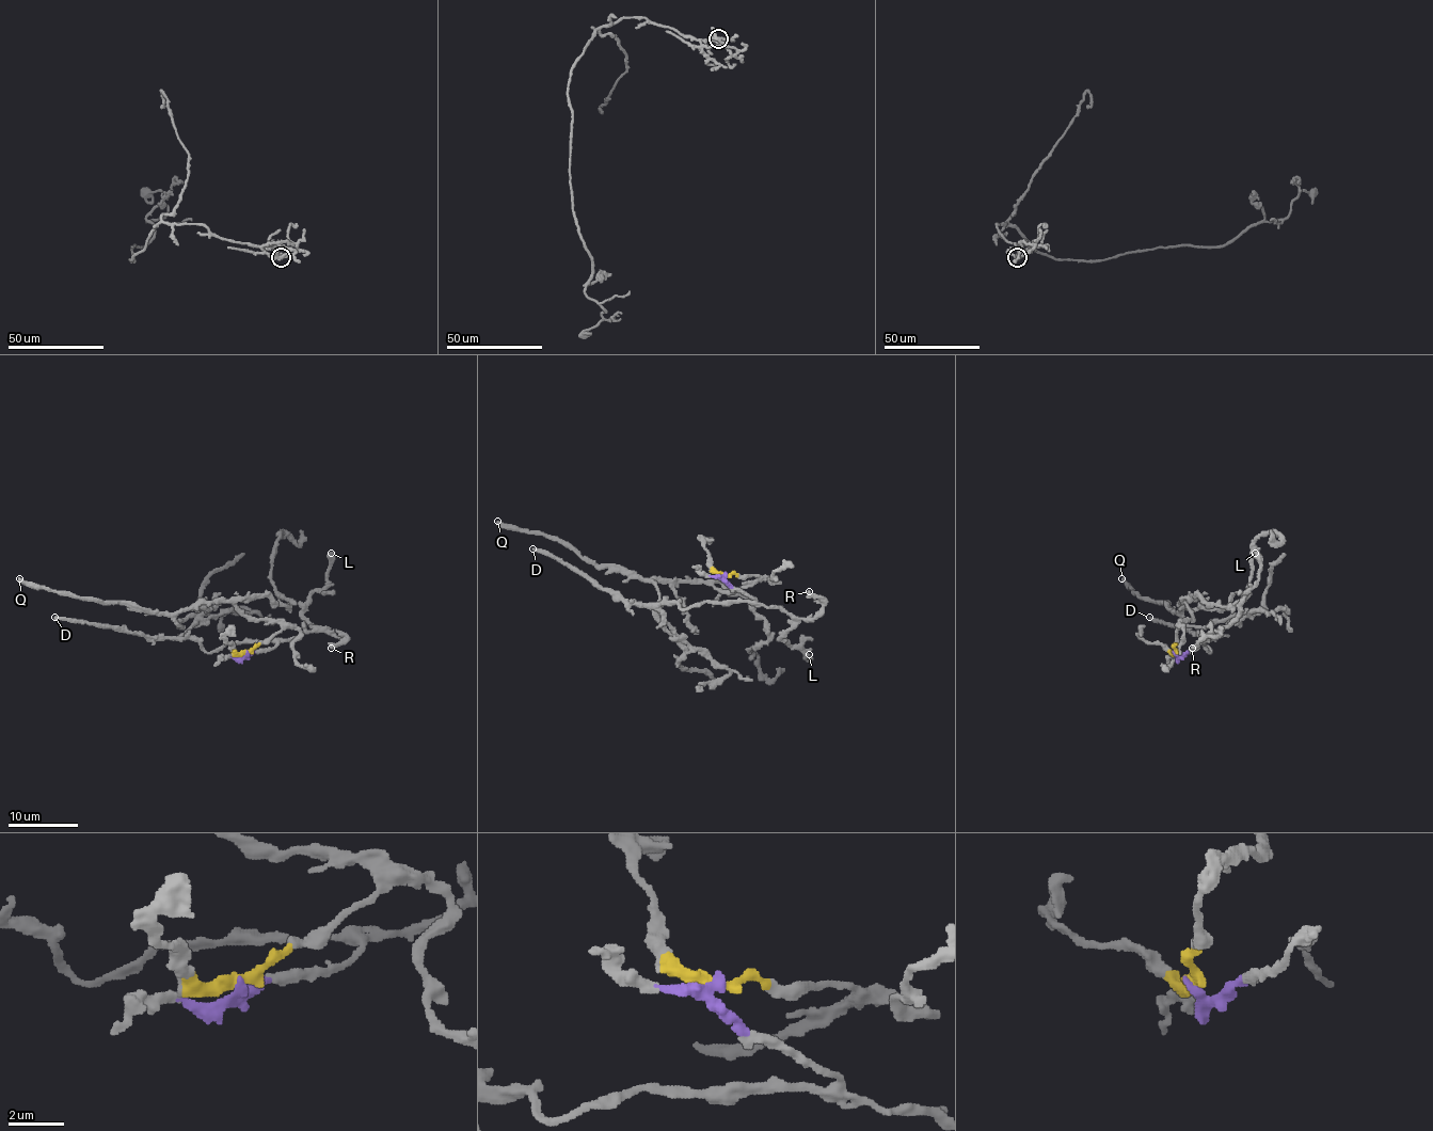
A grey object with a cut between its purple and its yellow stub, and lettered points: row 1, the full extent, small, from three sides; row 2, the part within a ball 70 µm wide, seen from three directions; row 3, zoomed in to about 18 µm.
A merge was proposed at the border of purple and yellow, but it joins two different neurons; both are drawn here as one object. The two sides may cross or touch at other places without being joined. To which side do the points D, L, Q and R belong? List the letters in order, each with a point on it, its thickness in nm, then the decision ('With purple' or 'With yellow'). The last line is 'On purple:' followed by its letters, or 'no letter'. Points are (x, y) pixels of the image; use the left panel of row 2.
D: Place: (54, 617). Thickness 260 nm. With purple
L: Place: (331, 553). Thickness 550 nm. With purple
Q: Place: (19, 578). Thickness 340 nm. With yellow
R: Place: (331, 648). Thickness 220 nm. With purple
On purple: D, L, R

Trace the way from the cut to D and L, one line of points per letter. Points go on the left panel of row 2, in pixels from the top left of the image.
D: (247, 653), (266, 652), (276, 643), (226, 641), (207, 652), (189, 638), (145, 638), (53, 617)
L: (247, 653), (266, 652), (281, 641), (314, 627), (303, 615), (303, 604), (315, 590), (325, 585), (331, 552)

